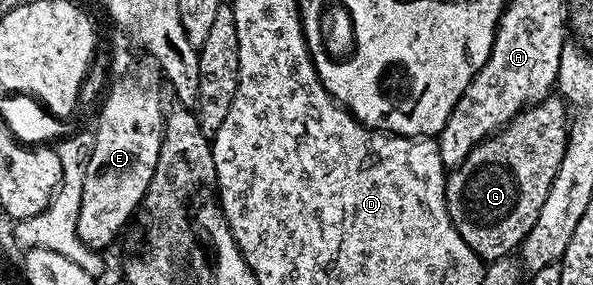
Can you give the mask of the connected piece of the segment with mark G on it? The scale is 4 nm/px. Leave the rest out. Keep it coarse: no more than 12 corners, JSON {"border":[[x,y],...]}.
{"border":[[560,97],[520,110],[445,179],[472,253],[508,258],[563,164]]}

